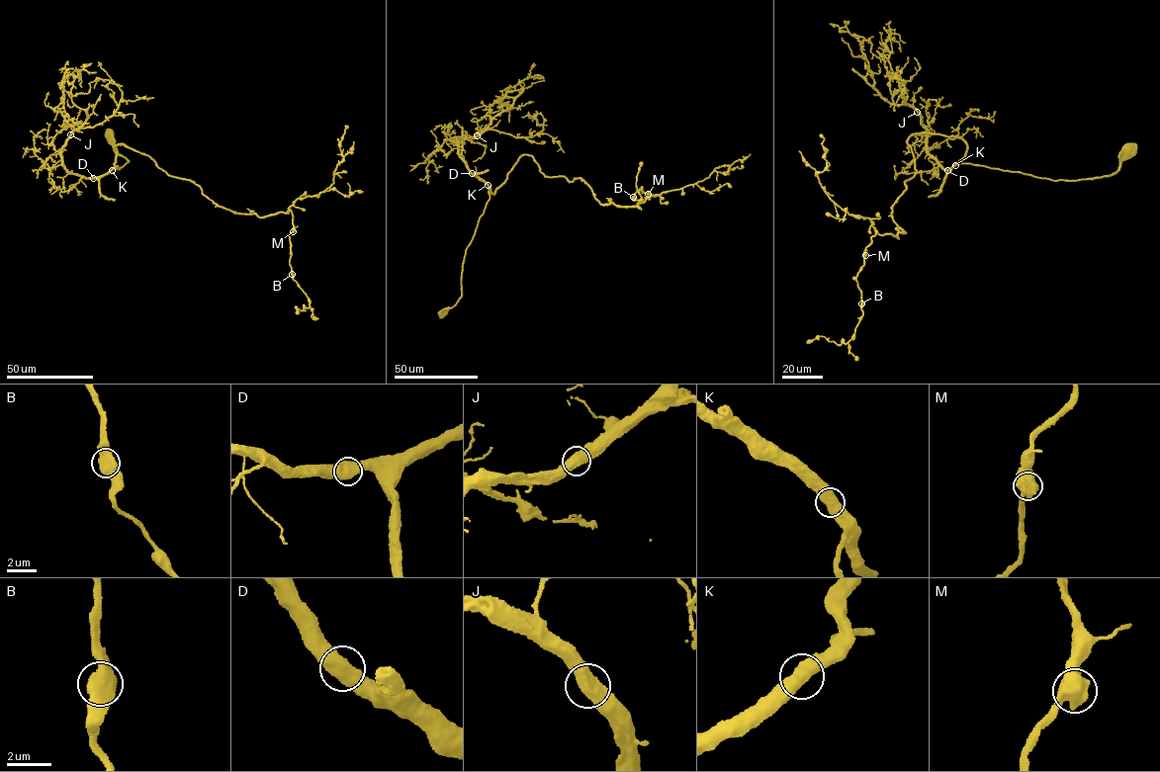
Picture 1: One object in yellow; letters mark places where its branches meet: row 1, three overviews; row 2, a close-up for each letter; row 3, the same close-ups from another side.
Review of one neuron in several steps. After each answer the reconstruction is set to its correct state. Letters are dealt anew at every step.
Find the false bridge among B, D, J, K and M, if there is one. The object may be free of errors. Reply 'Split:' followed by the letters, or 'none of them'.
Split: none of them

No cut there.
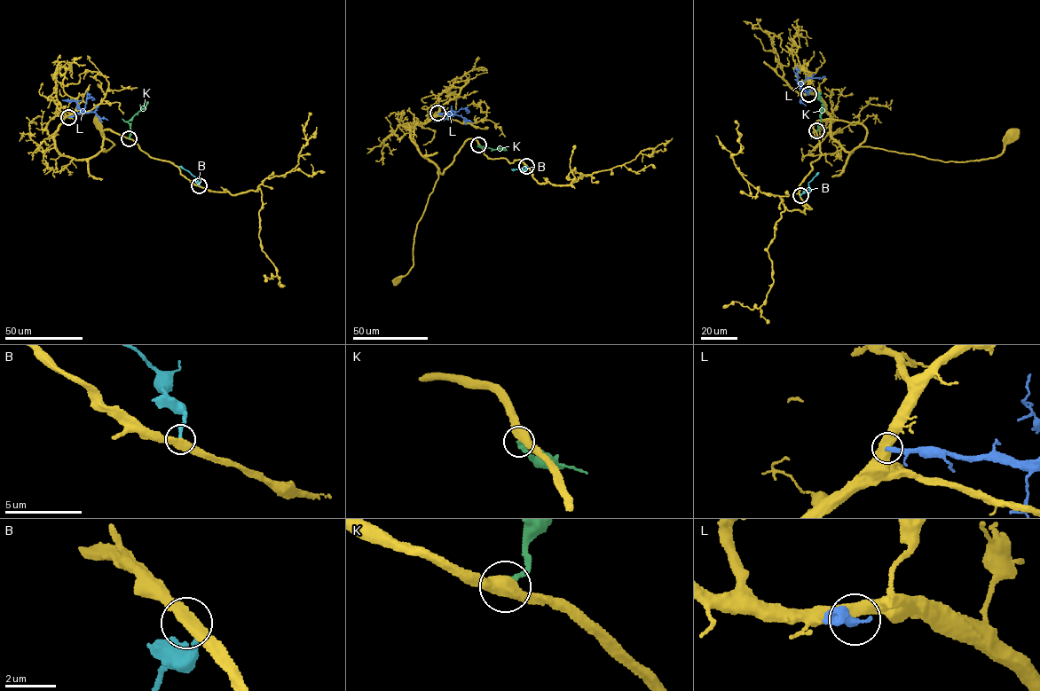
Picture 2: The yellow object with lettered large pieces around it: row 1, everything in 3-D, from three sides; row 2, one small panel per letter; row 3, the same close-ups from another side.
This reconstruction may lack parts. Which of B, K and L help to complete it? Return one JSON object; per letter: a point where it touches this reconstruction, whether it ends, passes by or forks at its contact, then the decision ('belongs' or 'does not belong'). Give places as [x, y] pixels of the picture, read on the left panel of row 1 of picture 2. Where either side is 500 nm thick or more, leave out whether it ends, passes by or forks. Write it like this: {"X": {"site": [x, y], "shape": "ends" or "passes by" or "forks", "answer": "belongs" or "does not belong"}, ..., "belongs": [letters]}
{"B": {"site": [199, 185], "shape": "ends", "answer": "belongs"}, "K": {"site": [129, 138], "answer": "does not belong"}, "L": {"site": [68, 117], "answer": "does not belong"}, "belongs": ["B"]}

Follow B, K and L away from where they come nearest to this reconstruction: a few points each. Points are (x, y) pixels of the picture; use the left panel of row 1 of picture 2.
B: (199, 185), (196, 178), (179, 167)
K: (128, 138), (130, 131), (128, 121), (148, 101)
L: (67, 117), (83, 111), (76, 101), (61, 100)

